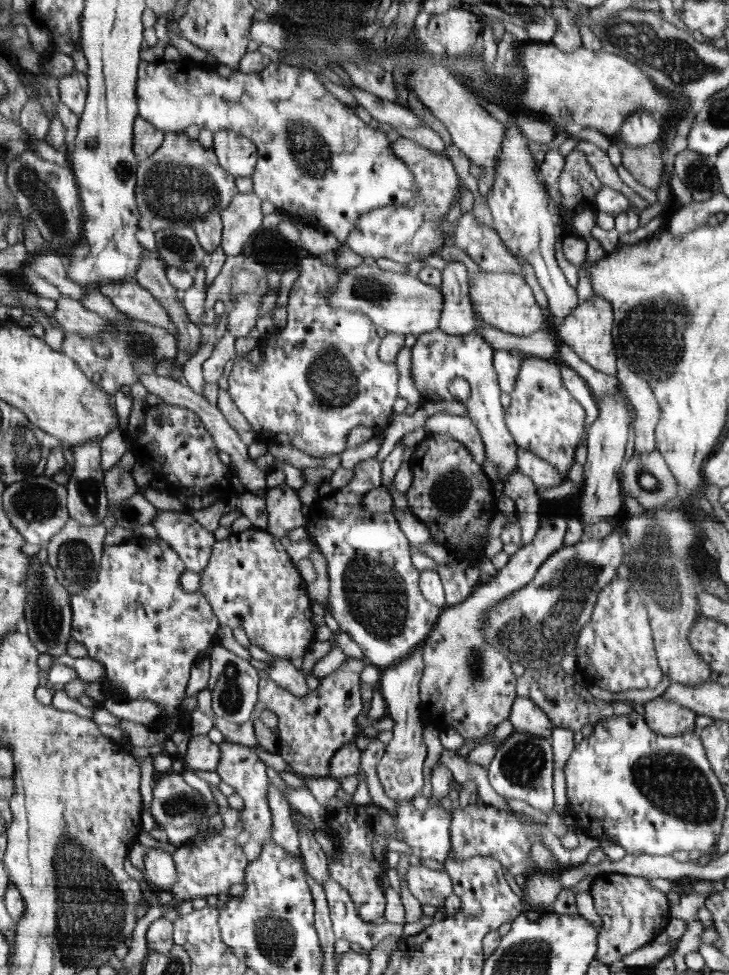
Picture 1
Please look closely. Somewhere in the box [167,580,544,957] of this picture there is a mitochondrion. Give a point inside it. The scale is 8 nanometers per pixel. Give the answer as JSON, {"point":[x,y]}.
{"point":[231,697]}

